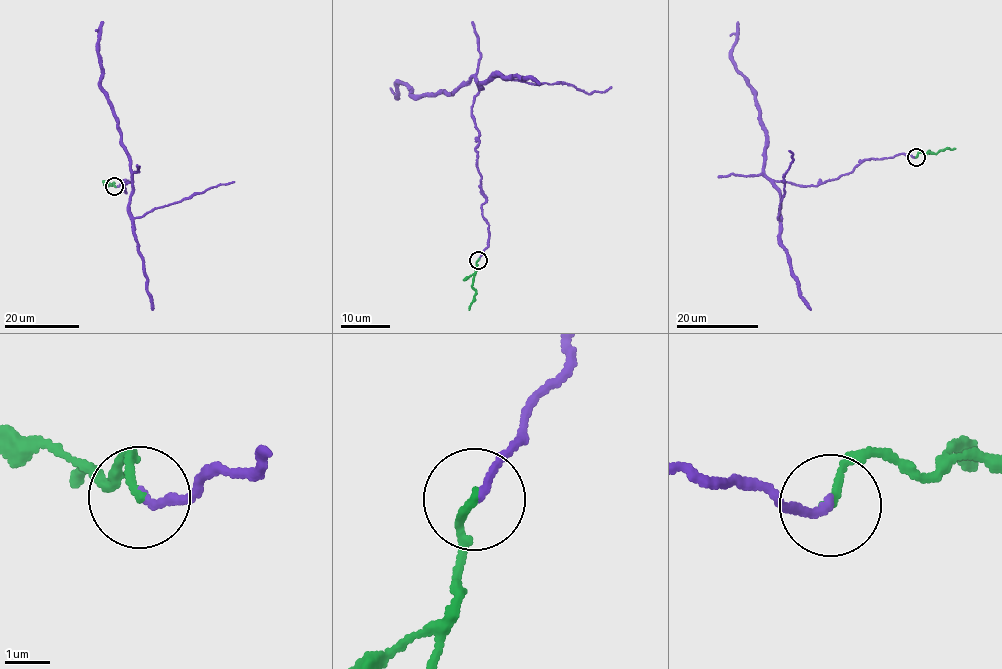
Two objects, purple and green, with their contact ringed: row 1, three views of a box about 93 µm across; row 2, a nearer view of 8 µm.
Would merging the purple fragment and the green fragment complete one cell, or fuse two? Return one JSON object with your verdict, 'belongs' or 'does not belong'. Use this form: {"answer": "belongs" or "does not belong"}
{"answer": "belongs"}

